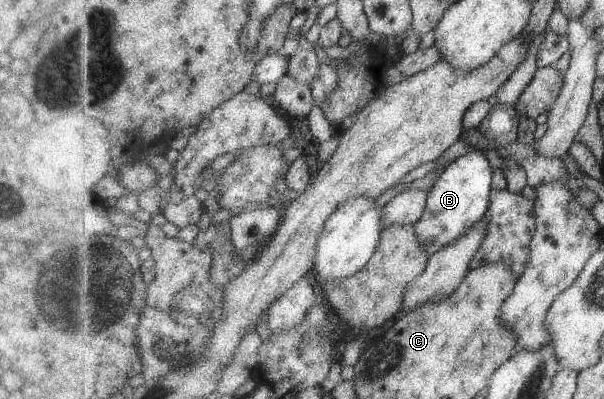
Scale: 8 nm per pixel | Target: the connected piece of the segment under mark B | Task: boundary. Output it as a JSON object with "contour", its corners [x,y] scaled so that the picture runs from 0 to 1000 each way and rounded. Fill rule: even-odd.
{"contour":[[[783,378],[750,404],[732,429],[724,456],[709,479],[710,496],[705,506],[704,531],[697,551],[687,564],[690,596],[700,609],[712,642],[767,594],[795,551],[805,546],[815,494],[818,421],[820,416],[810,406],[810,396],[803,391],[800,378]]]}

